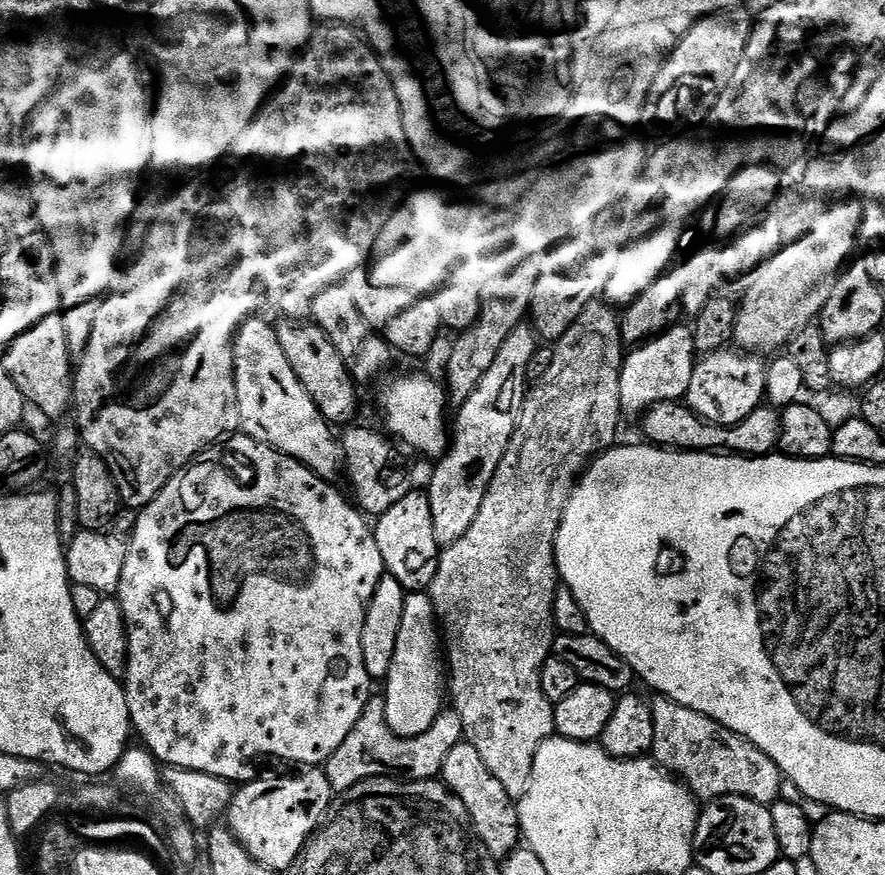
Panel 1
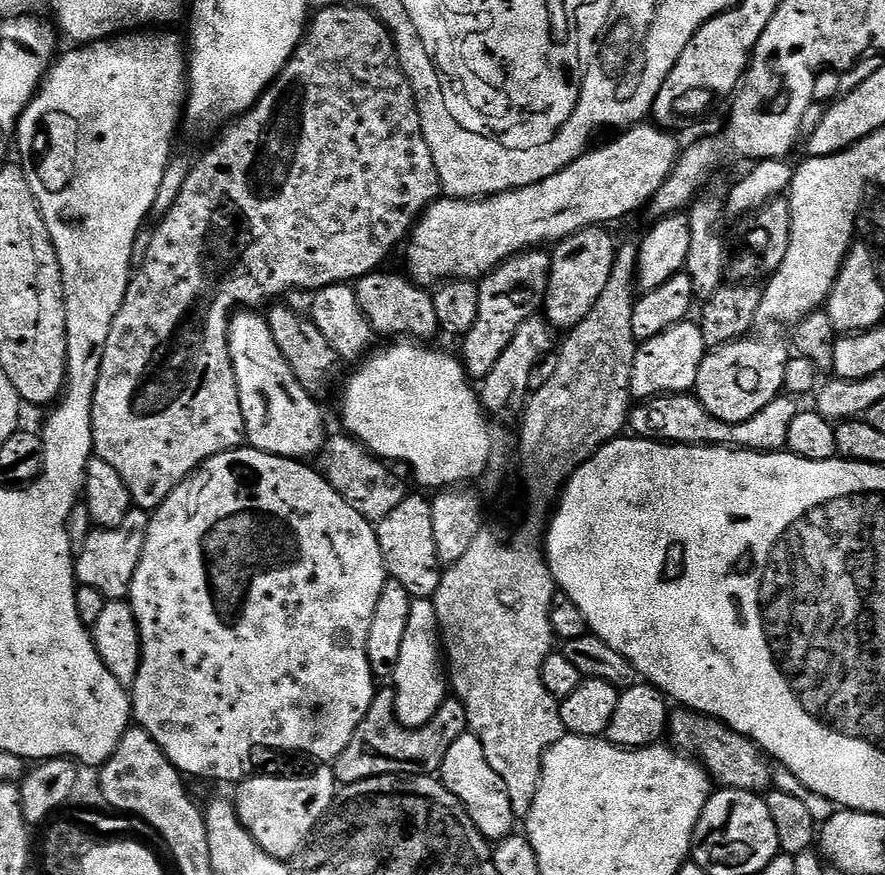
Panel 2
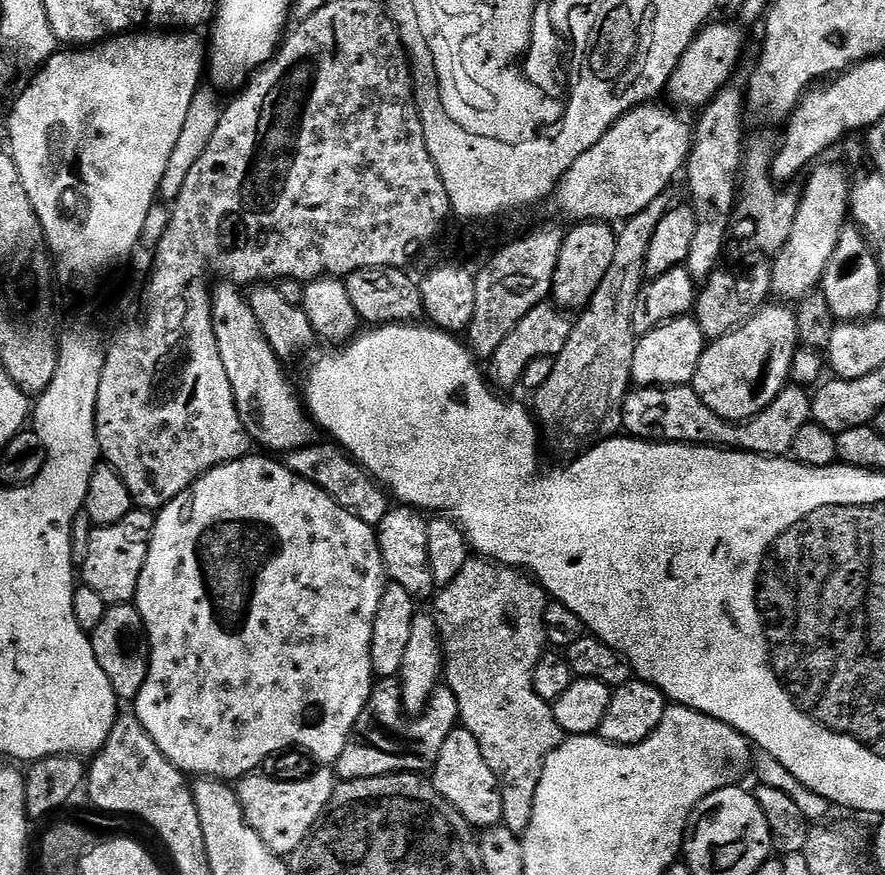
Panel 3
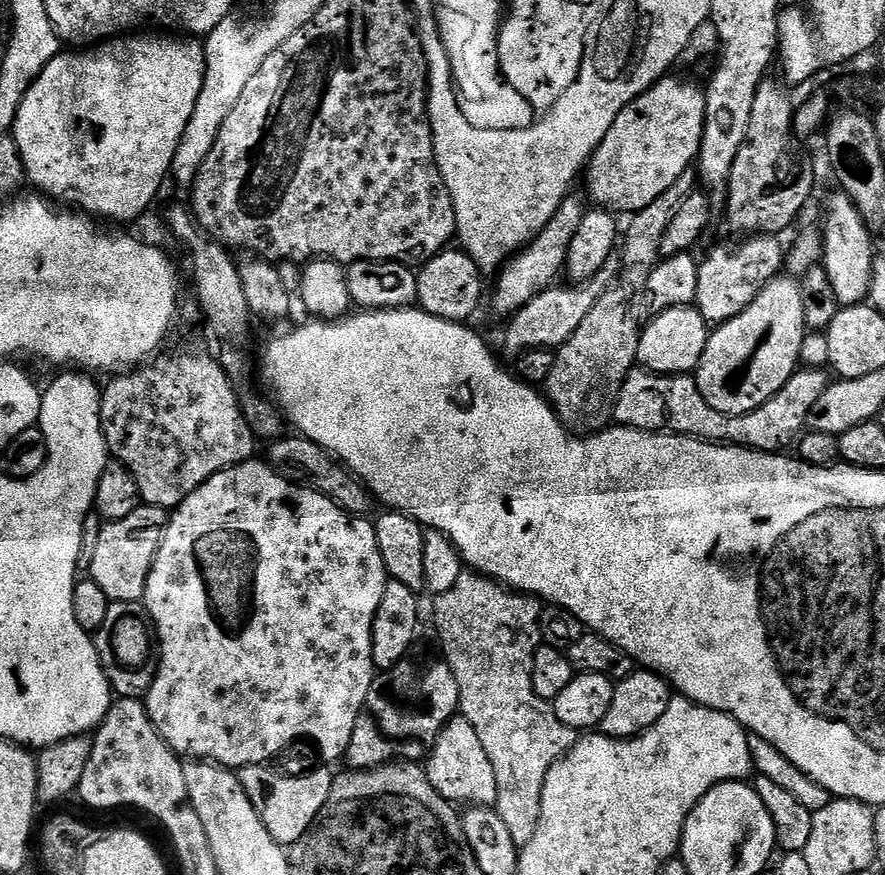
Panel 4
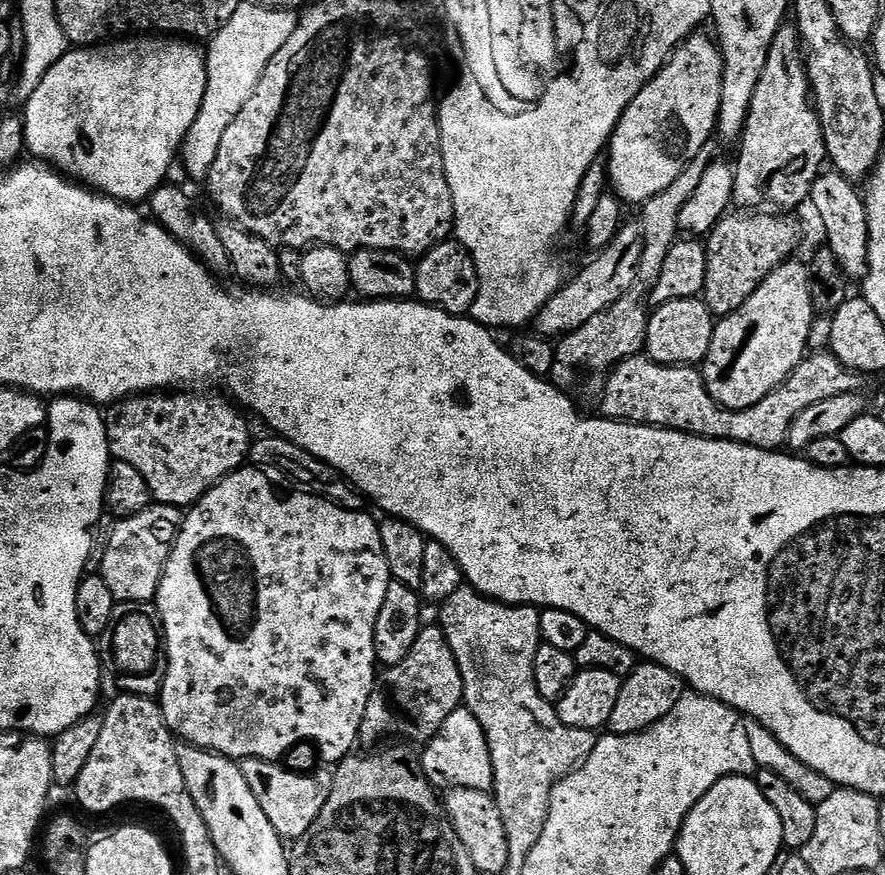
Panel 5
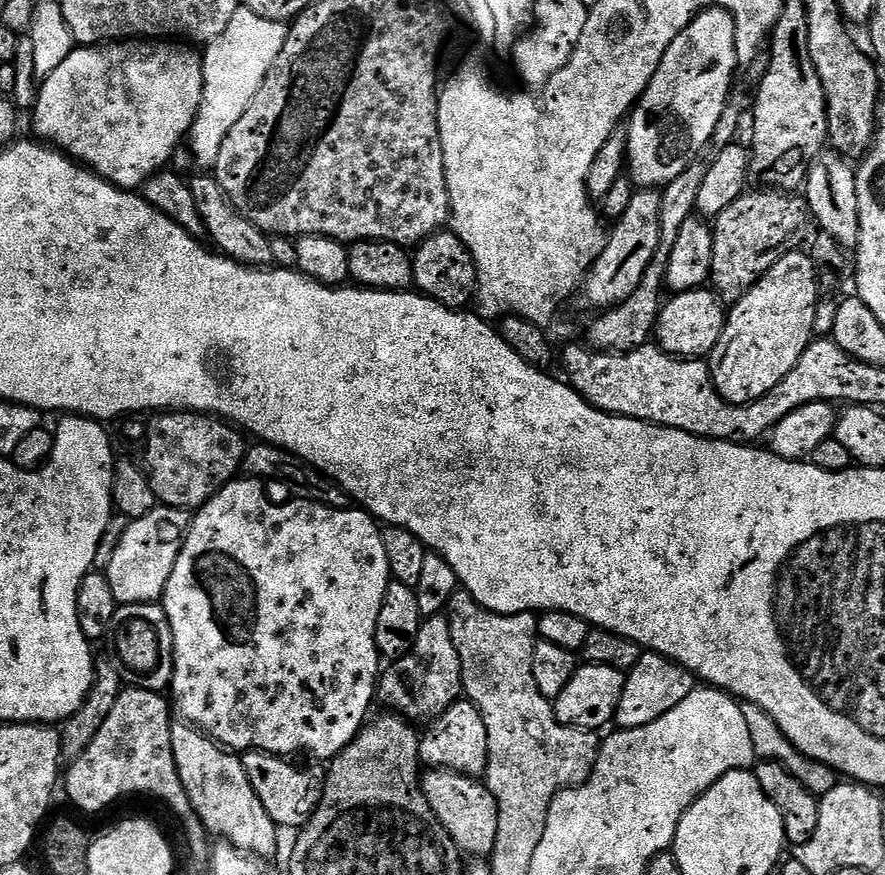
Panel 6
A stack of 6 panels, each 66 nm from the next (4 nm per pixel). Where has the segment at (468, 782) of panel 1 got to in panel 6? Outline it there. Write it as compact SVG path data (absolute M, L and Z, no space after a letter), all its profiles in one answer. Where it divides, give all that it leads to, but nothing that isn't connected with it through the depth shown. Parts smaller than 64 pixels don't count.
M461 698L427 725L420 736L420 763L429 769L445 768L457 776L480 778L487 770L487 732L472 701Z

